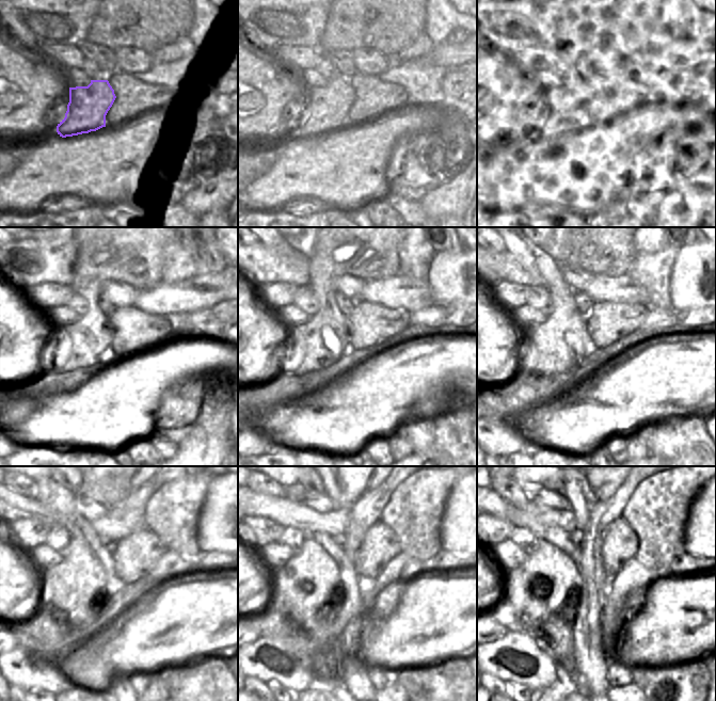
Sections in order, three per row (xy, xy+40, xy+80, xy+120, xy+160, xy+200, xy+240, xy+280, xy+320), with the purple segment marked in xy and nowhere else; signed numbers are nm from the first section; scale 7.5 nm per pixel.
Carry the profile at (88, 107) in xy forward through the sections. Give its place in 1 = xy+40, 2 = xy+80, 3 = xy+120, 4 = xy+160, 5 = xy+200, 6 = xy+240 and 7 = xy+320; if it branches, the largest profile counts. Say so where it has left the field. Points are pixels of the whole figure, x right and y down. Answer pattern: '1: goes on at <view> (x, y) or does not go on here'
1: goes on at xy+40 (328, 107)
2: goes on at xy+80 (566, 107)
3: goes on at xy+120 (83, 344)
4: goes on at xy+160 (320, 343)
5: goes on at xy+200 (558, 345)
6: goes on at xy+240 (73, 589)
7: goes on at xy+320 (542, 592)

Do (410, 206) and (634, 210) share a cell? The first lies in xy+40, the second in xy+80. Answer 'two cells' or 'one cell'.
one cell

